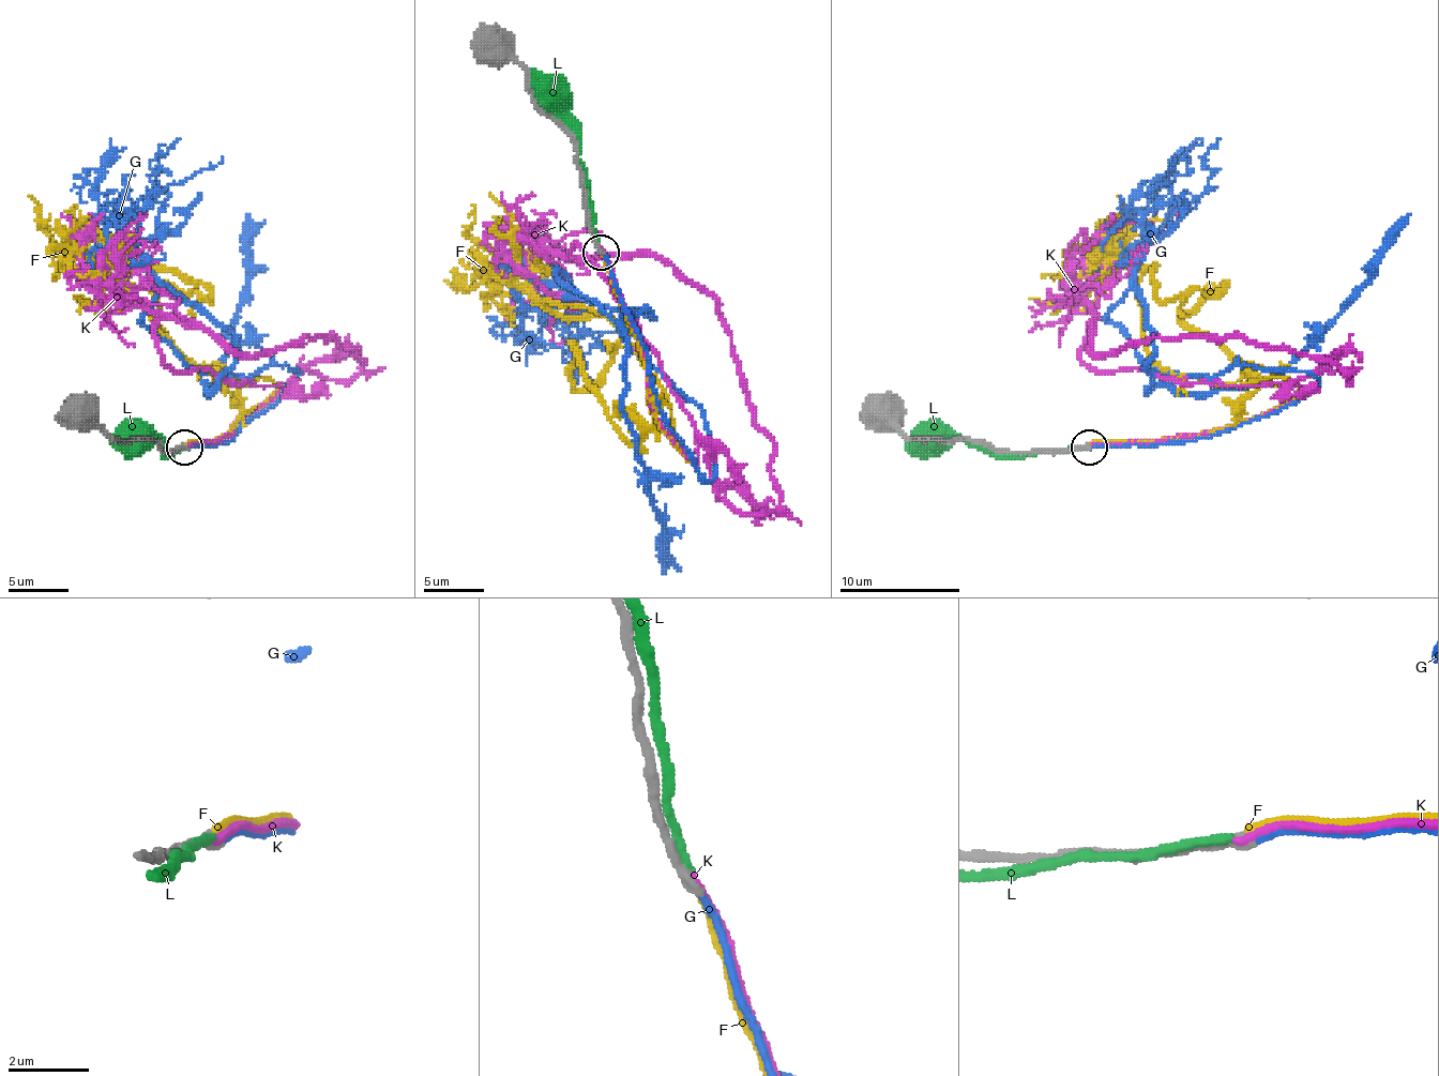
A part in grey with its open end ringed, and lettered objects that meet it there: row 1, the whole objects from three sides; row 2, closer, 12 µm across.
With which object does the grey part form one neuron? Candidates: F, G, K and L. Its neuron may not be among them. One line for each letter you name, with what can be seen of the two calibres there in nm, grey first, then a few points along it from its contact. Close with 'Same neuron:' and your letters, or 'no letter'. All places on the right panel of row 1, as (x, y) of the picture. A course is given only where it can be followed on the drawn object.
Same neuron: no letter

